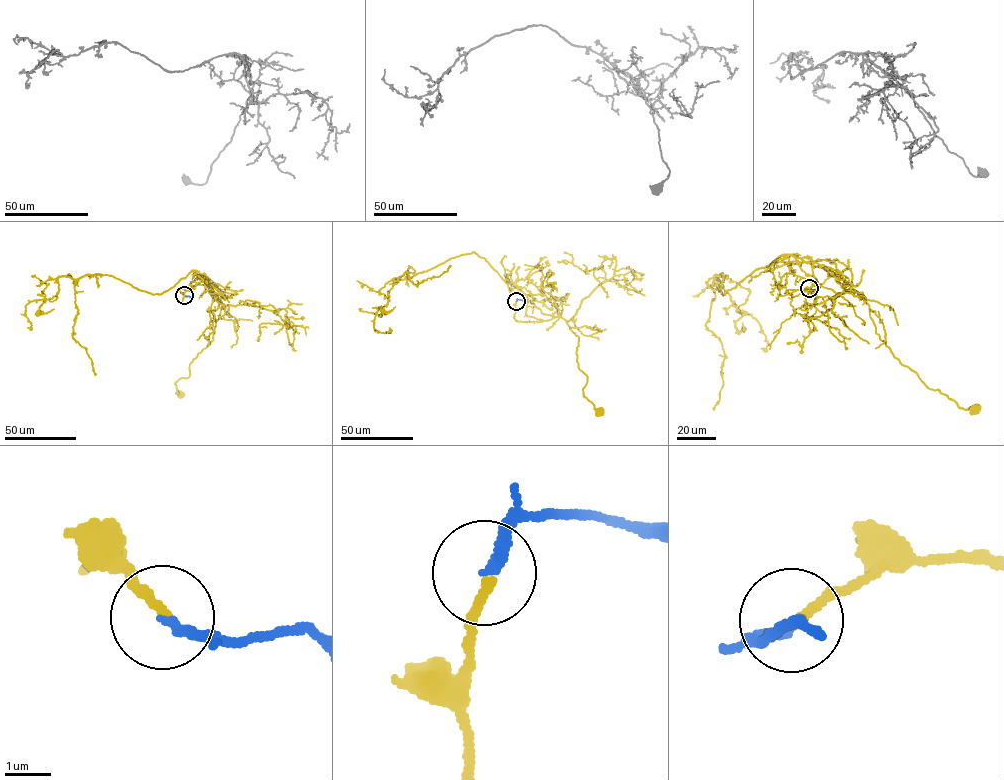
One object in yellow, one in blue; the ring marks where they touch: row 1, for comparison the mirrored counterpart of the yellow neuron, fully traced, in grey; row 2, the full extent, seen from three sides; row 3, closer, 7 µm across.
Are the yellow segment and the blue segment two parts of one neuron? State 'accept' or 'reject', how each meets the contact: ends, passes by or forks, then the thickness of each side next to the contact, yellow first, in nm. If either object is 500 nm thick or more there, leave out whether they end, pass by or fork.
accept; yellow ends there; blue ends there; 200 nm thick on the yellow side, 240 nm on the other

